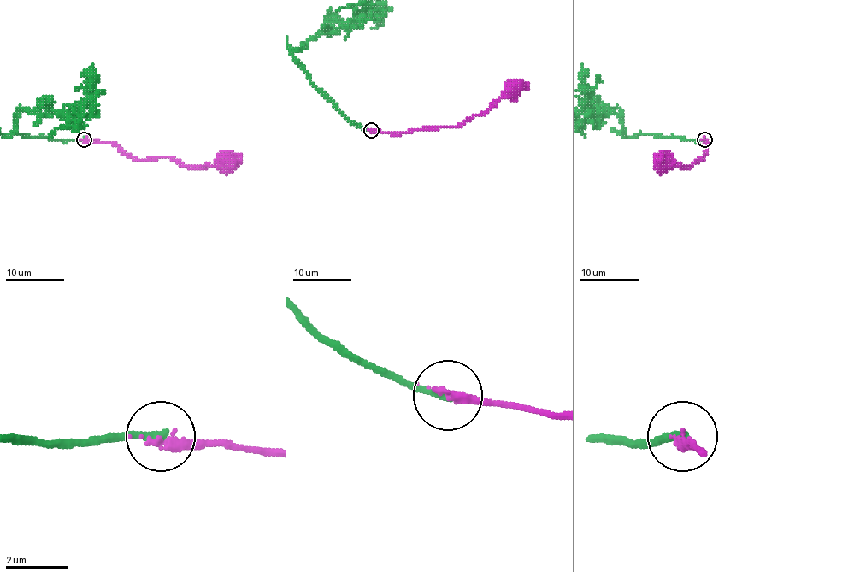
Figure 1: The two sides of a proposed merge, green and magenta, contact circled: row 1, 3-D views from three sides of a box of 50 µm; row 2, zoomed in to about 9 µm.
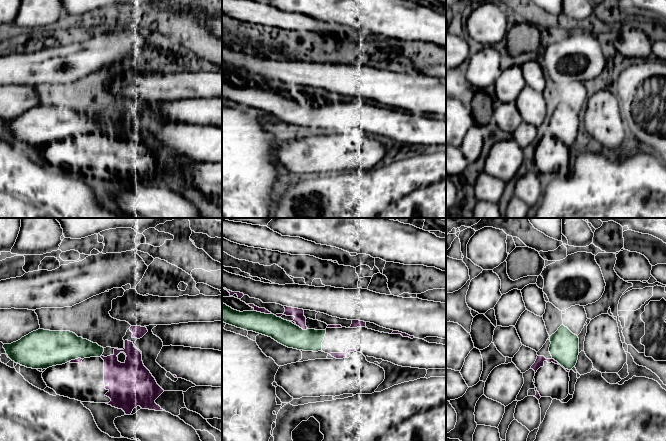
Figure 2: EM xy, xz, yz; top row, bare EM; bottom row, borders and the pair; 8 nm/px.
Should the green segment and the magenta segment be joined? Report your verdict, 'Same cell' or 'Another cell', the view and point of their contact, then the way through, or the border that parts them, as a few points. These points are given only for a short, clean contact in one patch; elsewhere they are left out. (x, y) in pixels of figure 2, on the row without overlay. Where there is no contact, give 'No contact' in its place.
Another cell. Touches green at xz (263, 89)

